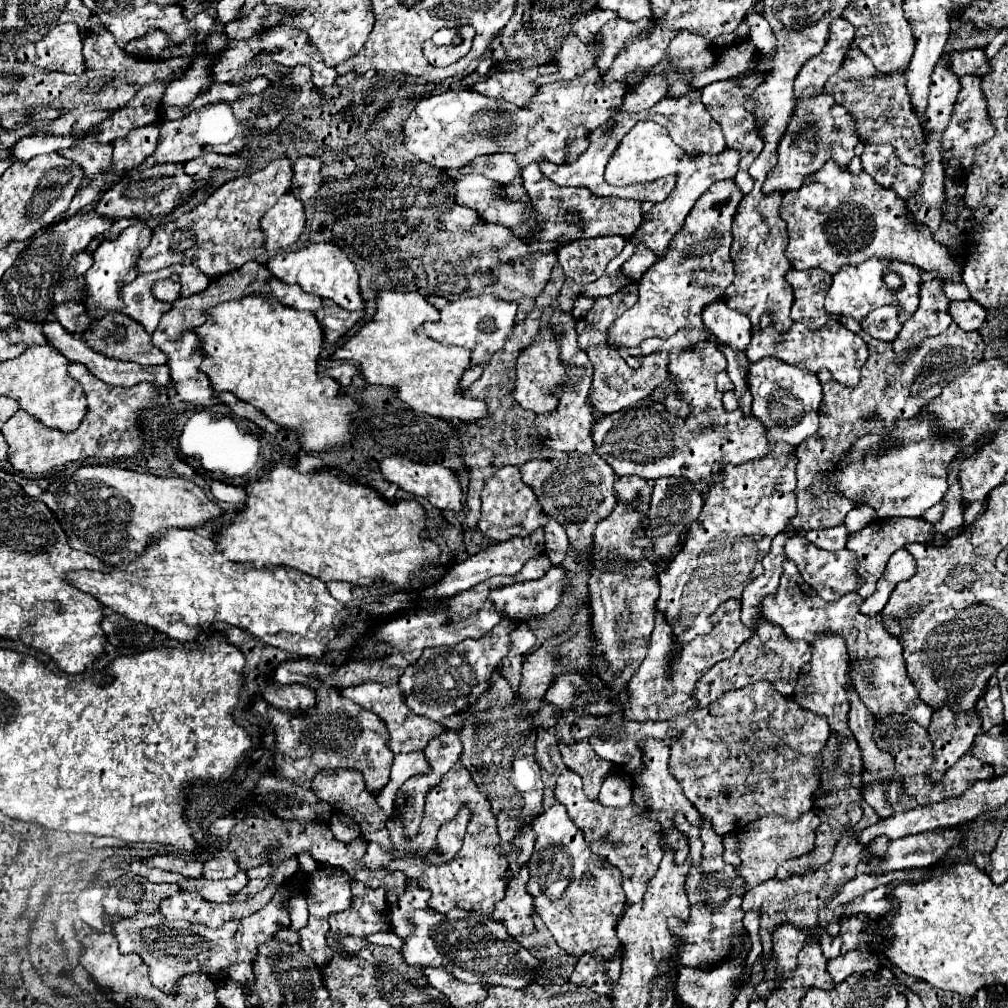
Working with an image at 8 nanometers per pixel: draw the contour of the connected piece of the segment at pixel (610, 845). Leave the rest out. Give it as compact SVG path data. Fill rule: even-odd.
M565 769L559 775L555 797L559 803L567 807L569 817L585 833L589 847L621 871L627 903L639 903L647 890L647 883L655 875L659 861L663 857L663 849L659 847L659 837L661 837L659 823L647 819L641 809L635 807L635 803L617 809L617 807L603 807L599 801L589 799L583 793L581 777L569 769Z

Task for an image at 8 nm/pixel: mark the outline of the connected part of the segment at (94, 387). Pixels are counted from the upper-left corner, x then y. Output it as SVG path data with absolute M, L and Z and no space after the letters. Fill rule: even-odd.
M79 363L69 365L69 375L79 381L85 389L85 397L89 403L89 411L75 433L61 433L57 429L47 429L35 417L25 411L17 411L5 425L3 435L9 445L9 463L23 473L41 475L57 465L65 465L71 461L99 457L99 459L117 459L137 455L143 447L141 429L137 427L137 417L141 409L149 407L149 403L157 401L159 395L151 383L137 383L135 387L111 387L89 373L87 367Z

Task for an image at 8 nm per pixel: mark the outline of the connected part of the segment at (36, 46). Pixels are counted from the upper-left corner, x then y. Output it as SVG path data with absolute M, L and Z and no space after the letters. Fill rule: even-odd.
M65 23L51 29L45 39L19 47L17 59L29 61L49 71L81 75L85 71L81 49L83 43L79 27L75 23Z

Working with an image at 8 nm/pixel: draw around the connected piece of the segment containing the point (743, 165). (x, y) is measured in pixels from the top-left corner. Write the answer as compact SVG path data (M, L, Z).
M751 77L751 79L743 81L741 85L735 83L733 79L729 79L729 81L719 81L719 83L713 83L713 85L707 85L707 87L701 89L701 93L703 93L703 105L707 107L707 111L711 113L711 117L721 125L723 135L725 135L725 141L727 141L727 147L739 151L739 155L741 155L739 171L737 171L737 175L735 175L735 183L739 185L739 189L741 189L743 193L749 193L749 191L753 189L753 179L749 177L747 169L749 169L749 165L755 161L755 155L759 155L761 149L763 149L763 139L761 139L761 137L757 135L757 131L755 131L755 117L751 115L751 111L747 111L747 109L743 107L743 97L745 97L757 83L759 83L757 77L755 77L755 79Z

